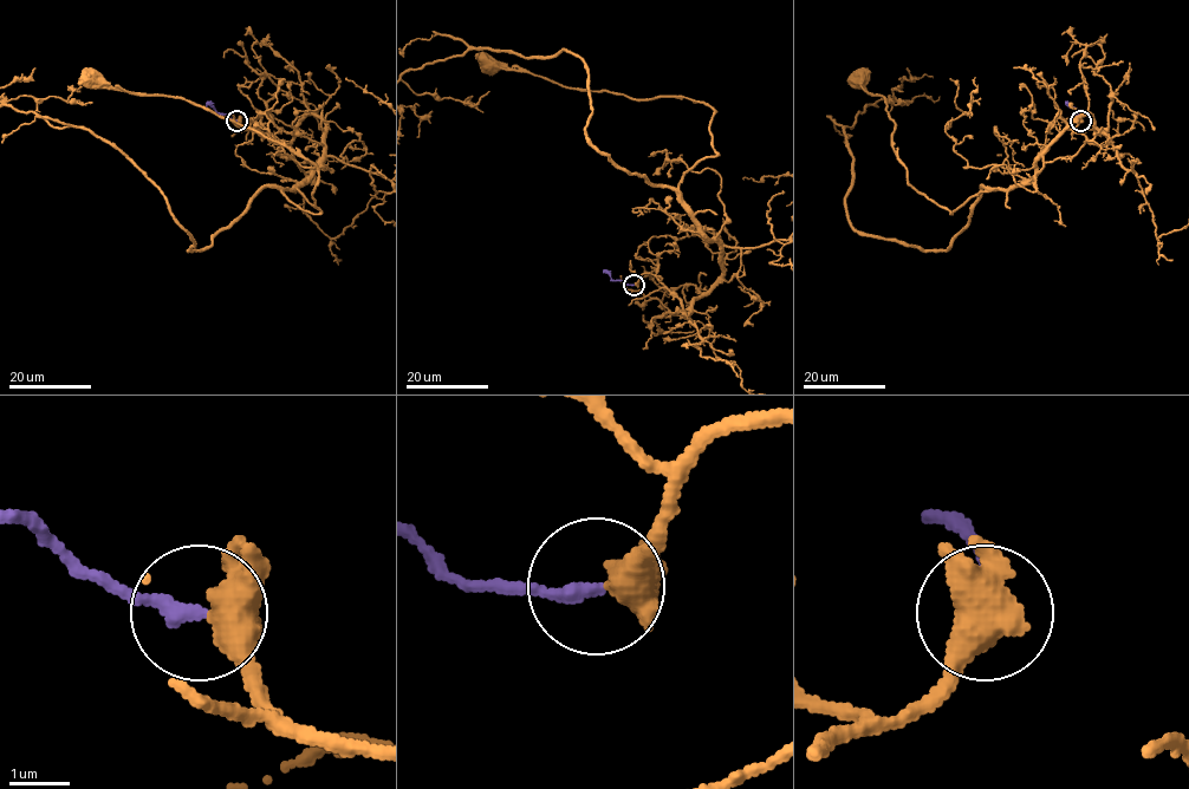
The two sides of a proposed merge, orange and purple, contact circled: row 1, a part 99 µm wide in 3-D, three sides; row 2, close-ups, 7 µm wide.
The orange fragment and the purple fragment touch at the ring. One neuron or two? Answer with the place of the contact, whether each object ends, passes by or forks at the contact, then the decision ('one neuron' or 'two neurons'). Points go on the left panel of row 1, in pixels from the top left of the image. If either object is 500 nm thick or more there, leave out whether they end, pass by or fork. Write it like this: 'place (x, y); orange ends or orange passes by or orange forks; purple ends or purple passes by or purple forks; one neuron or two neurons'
place (236, 121); one neuron

